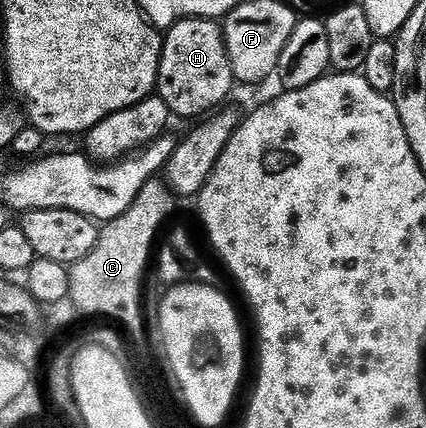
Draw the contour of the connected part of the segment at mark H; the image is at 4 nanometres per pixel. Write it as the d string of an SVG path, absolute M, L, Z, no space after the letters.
M187 17L176 21L161 42L161 62L157 76L156 96L167 103L170 114L201 119L224 106L229 92L235 88L229 56L225 50L225 34L216 20Z

